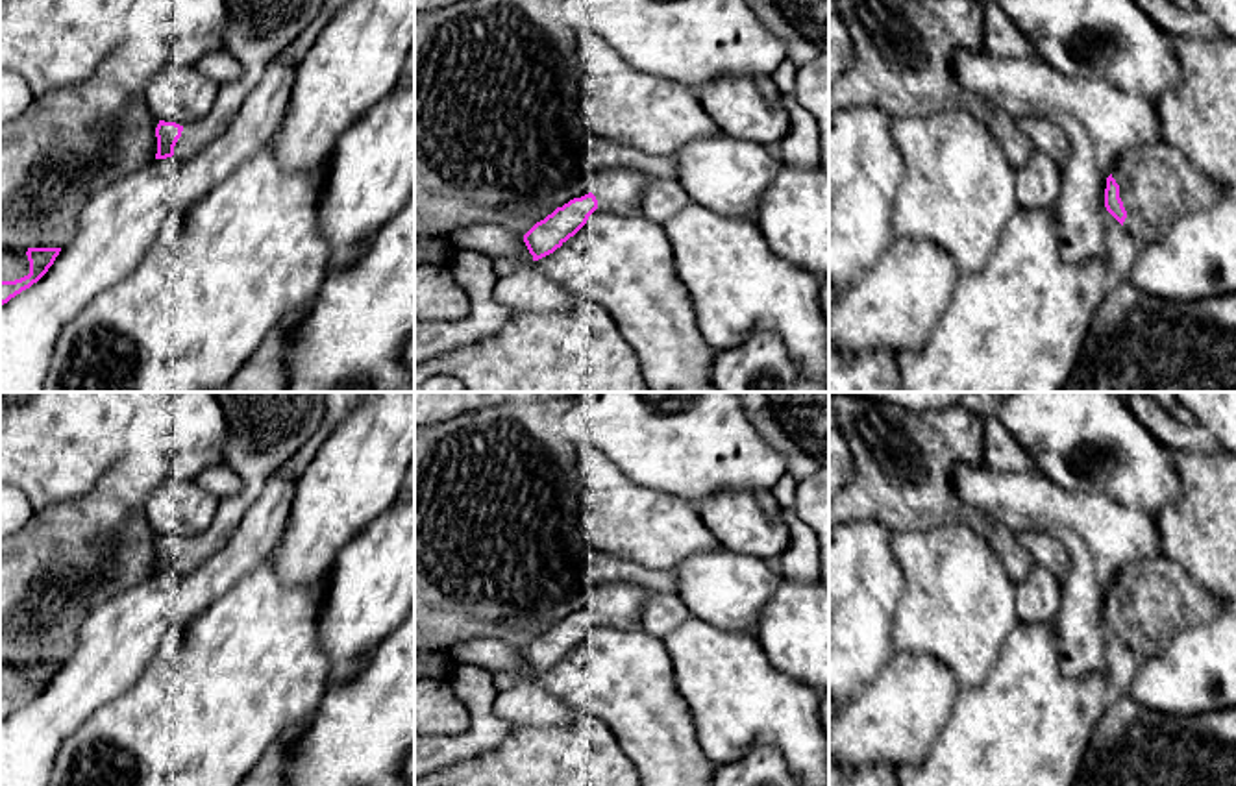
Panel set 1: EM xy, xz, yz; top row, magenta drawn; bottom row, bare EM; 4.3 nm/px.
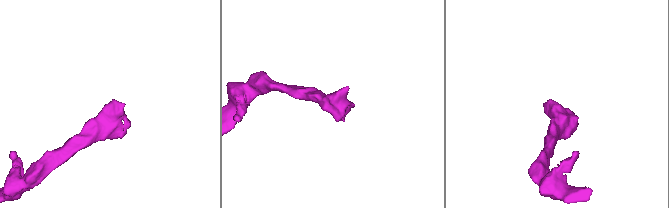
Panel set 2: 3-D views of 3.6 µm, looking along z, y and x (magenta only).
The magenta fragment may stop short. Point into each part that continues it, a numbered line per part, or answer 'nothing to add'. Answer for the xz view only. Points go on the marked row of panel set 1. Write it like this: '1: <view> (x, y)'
1: xz (618, 189)

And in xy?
1: xy (256, 32)

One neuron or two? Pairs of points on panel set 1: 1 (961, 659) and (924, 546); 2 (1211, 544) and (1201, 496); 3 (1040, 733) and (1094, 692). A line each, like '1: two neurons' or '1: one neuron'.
1: one neuron
2: one neuron
3: one neuron

